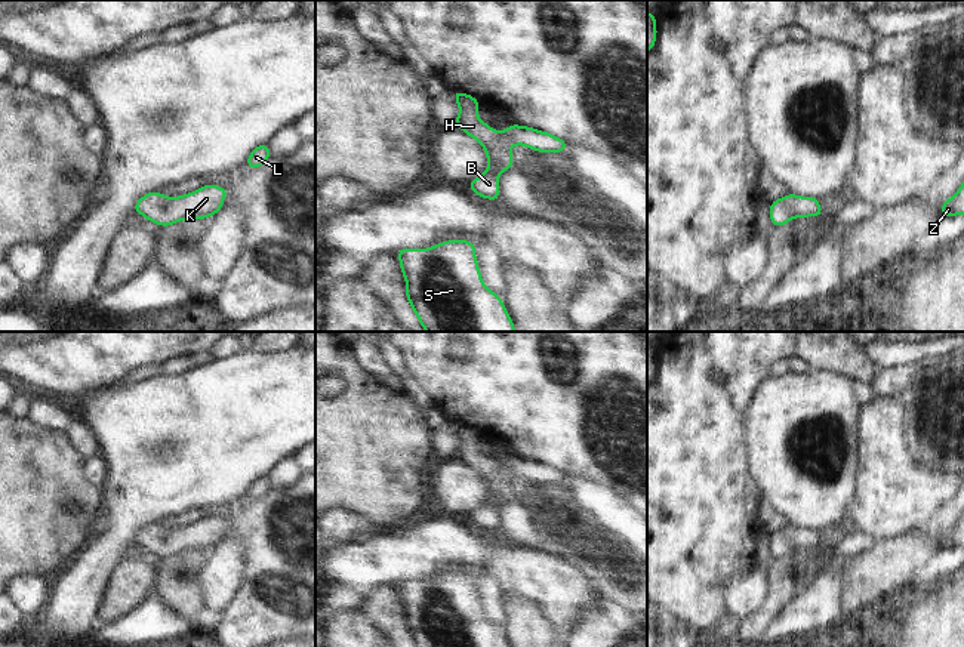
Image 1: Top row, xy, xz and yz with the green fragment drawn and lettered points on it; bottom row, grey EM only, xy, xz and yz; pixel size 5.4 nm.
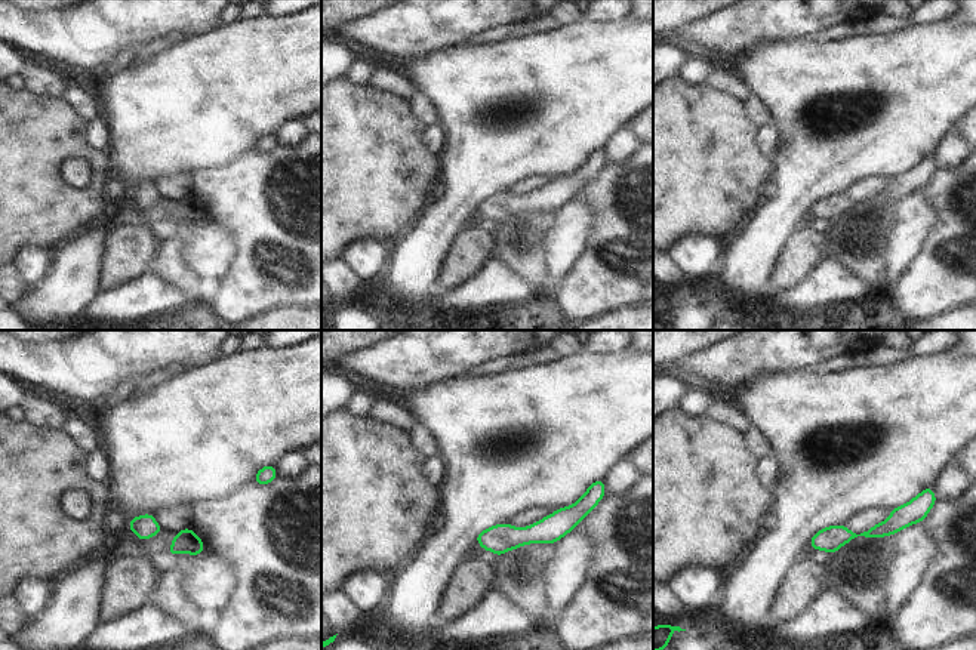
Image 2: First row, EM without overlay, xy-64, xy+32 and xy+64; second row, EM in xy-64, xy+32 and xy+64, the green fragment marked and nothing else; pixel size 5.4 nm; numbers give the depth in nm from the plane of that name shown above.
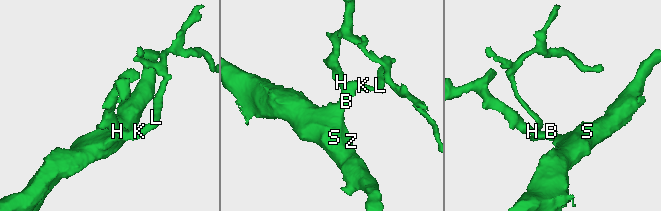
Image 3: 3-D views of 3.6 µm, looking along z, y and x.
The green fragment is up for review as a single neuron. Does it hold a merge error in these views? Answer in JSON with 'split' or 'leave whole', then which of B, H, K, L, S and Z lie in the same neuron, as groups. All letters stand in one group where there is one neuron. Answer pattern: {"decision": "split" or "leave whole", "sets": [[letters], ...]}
{"decision": "leave whole", "sets": [["B", "H", "K", "L", "S", "Z"]]}

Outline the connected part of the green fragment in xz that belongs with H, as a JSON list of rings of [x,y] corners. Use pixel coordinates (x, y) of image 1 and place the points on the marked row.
[[[452,92],[459,105],[459,115],[455,126],[462,129],[472,139],[478,141],[486,151],[489,166],[486,172],[472,179],[469,188],[483,198],[499,201],[499,173],[514,167],[511,157],[512,145],[526,145],[539,152],[563,152],[569,142],[538,129],[509,124],[505,130],[496,132],[478,118],[480,102],[463,92]]]

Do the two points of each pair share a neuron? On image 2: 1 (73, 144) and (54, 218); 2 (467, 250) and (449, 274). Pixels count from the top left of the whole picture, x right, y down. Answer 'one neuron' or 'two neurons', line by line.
1: one neuron
2: one neuron

